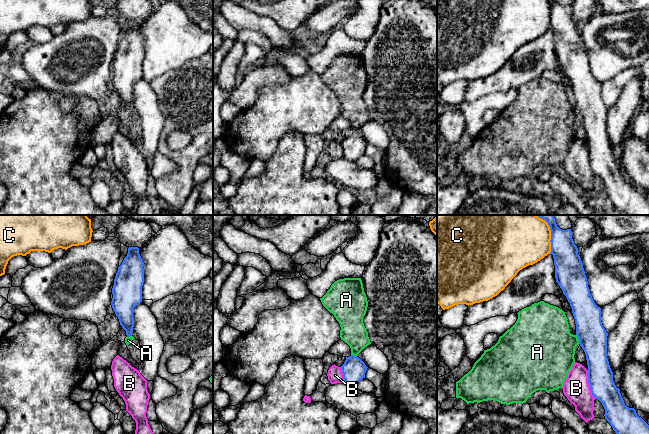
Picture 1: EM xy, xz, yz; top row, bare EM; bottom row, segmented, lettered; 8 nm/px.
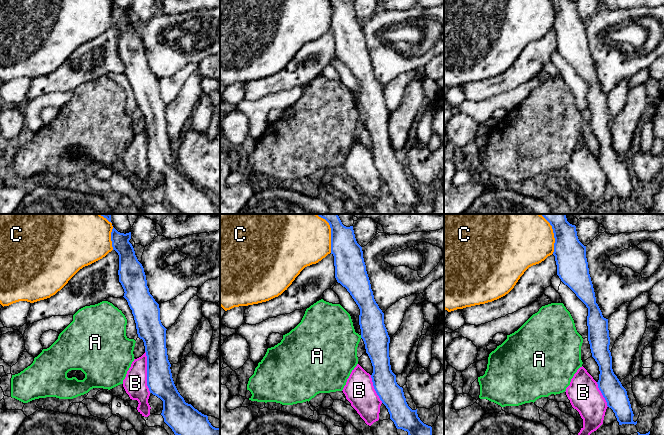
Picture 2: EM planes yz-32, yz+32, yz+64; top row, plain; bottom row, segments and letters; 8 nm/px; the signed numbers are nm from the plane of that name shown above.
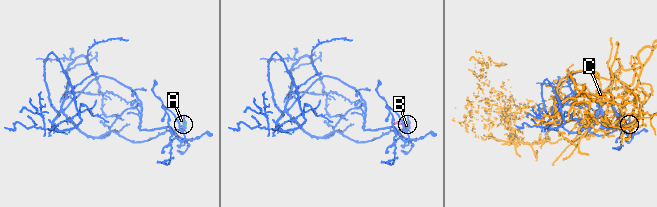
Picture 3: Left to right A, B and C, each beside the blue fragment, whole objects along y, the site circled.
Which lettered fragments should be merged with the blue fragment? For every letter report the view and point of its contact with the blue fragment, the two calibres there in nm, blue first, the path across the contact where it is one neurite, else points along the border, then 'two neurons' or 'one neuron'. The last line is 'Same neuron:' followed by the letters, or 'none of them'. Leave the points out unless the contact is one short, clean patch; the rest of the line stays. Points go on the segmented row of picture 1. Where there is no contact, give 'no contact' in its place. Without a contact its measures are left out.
A: contact yz (578, 339); calibres 240 and 420 nm; border yz (576, 334), (579, 343); two neurons
B: contact yz (589, 384); calibres 200 and 220 nm; two neurons
C: contact yz (551, 232); calibres 200 and 440 nm; two neurons
Same neuron: none of them

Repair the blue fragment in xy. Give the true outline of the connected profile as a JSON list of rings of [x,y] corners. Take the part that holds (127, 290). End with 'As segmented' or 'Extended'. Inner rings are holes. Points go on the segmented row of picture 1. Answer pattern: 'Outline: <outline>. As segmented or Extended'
Outline: [[[129,247],[114,279],[111,305],[127,337],[132,336],[134,327],[133,309],[142,302],[143,265],[139,248]]]. As segmented

